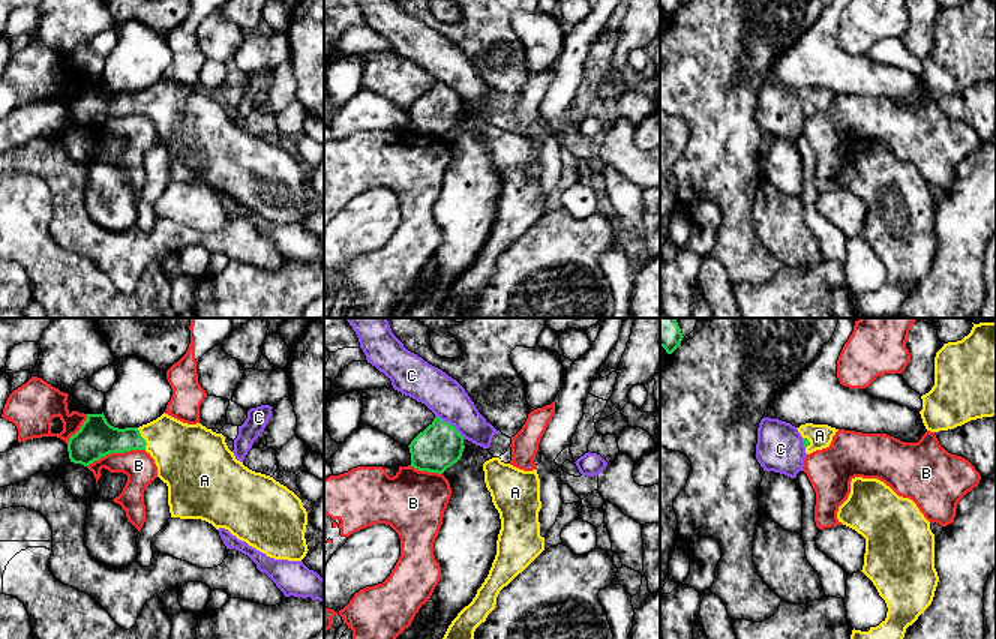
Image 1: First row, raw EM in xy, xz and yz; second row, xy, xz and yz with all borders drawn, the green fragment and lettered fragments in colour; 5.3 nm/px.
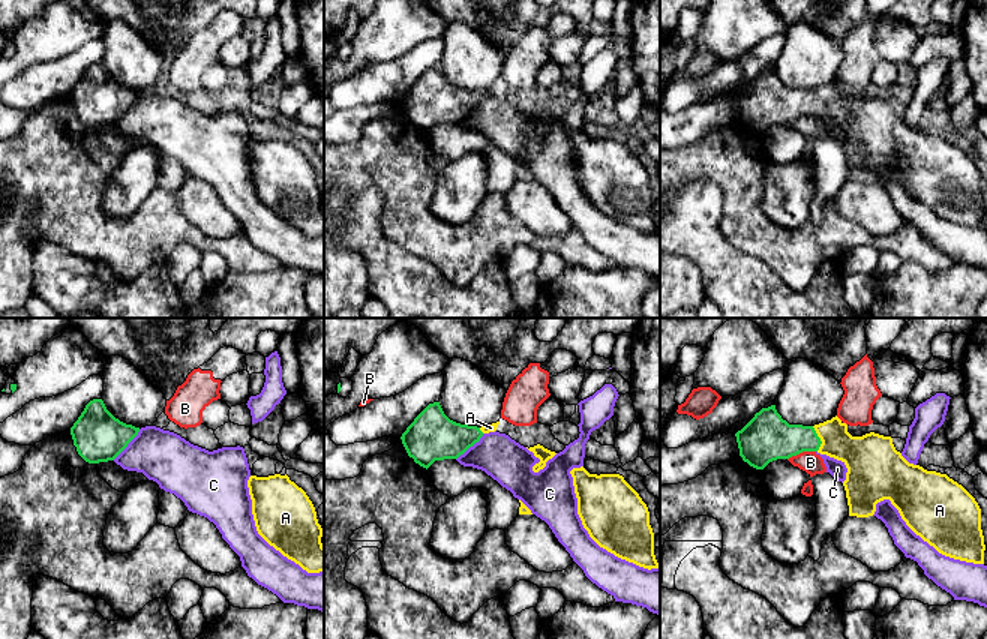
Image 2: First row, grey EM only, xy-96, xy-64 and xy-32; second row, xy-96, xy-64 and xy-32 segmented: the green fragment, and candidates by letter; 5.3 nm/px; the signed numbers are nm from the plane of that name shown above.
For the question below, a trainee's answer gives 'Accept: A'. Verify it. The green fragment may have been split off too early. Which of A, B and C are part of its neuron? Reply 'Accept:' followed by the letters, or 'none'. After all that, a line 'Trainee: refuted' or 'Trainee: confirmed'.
Accept: A
Trainee: confirmed

